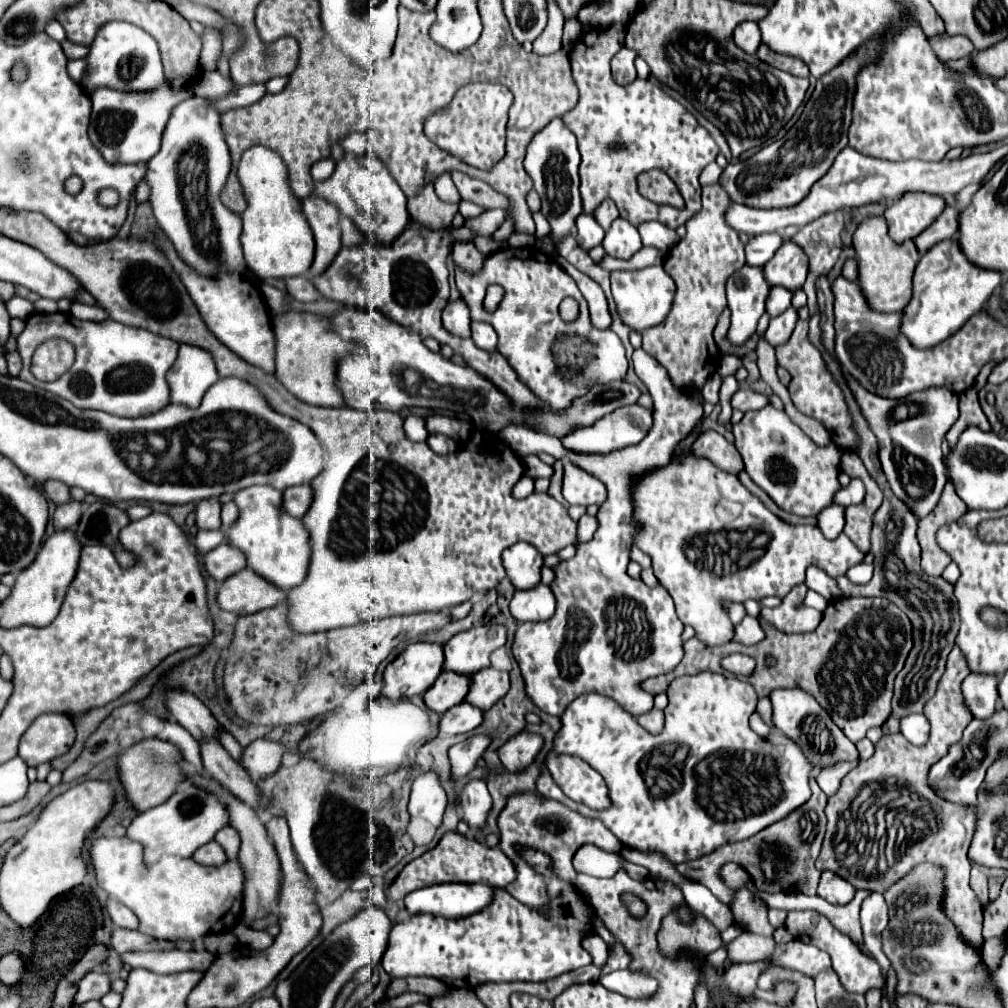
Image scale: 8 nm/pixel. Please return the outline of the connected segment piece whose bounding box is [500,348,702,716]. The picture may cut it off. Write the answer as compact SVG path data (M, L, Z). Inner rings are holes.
M642 348L634 350L632 364L636 370L636 376L646 384L646 388L652 394L654 400L654 426L646 434L646 438L640 444L612 450L608 454L576 454L574 450L568 450L562 446L558 438L548 438L548 434L536 434L536 430L524 430L522 426L506 426L500 430L500 438L518 454L518 456L530 456L538 452L548 452L556 460L568 460L576 464L578 468L586 470L588 474L602 480L608 488L608 500L598 510L598 530L594 532L594 538L586 544L580 544L576 550L576 556L570 560L560 562L554 566L554 582L550 584L550 590L556 598L556 614L546 622L526 622L520 624L514 642L512 642L512 654L520 666L524 684L526 684L526 696L538 706L542 712L550 716L560 716L566 706L580 694L586 692L604 692L610 698L614 698L624 710L628 710L632 716L640 716L654 706L654 698L640 690L640 682L652 676L668 674L672 672L678 662L682 660L682 622L678 620L674 612L674 602L670 594L658 584L656 588L648 588L642 580L634 580L627 574L627 566L630 562L630 548L634 546L636 532L642 530L640 522L634 518L636 506L634 506L634 486L636 482L648 474L650 470L658 470L670 462L672 450L676 448L676 442L696 426L696 422L702 418L702 404L694 402L688 394L680 394L666 370ZM608 612L612 612L612 634L610 634L610 622Z

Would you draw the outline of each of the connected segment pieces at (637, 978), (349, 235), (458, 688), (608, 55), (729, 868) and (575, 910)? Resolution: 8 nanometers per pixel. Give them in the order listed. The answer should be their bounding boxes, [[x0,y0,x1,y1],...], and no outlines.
[[600,970,658,998],[340,216,364,246],[424,672,470,714],[562,24,718,230],[722,862,750,886],[382,850,598,988]]

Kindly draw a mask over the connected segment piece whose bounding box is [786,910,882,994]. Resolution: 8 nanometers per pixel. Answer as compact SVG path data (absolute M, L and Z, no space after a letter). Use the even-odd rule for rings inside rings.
M812 910L788 912L788 916L786 916L786 930L790 932L792 938L796 938L796 940L800 940L800 942L804 942L804 944L814 944L814 946L818 946L818 948L822 948L824 952L830 954L834 972L838 974L840 984L844 986L846 992L866 994L868 990L880 990L880 986L882 986L882 974L880 974L878 962L866 958L866 956L858 950L858 946L856 946L846 934L838 932L838 930L828 922L828 918L824 918L822 914L812 912Z

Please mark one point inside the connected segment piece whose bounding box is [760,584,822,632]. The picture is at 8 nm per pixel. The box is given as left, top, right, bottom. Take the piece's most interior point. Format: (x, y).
(791, 616)

